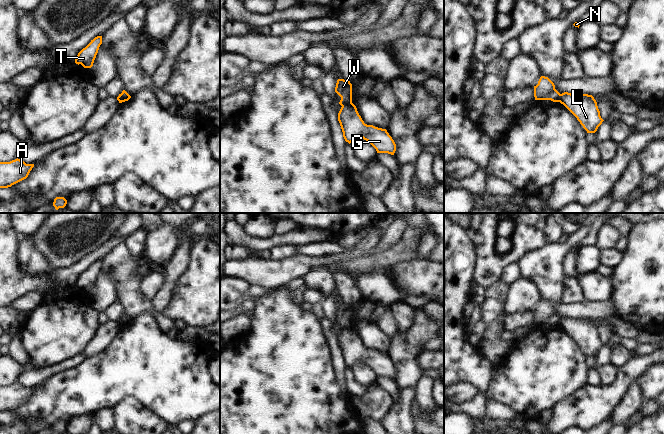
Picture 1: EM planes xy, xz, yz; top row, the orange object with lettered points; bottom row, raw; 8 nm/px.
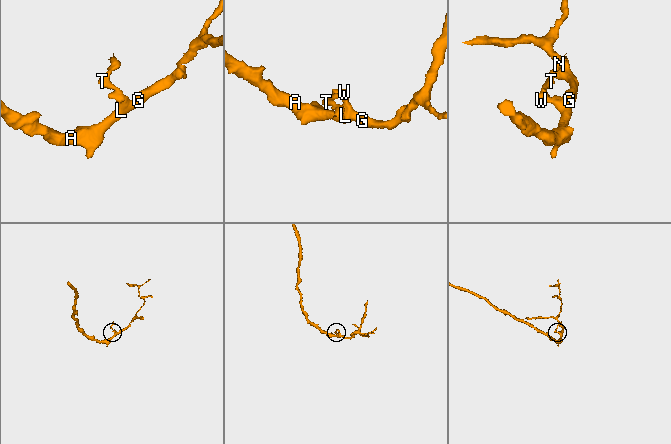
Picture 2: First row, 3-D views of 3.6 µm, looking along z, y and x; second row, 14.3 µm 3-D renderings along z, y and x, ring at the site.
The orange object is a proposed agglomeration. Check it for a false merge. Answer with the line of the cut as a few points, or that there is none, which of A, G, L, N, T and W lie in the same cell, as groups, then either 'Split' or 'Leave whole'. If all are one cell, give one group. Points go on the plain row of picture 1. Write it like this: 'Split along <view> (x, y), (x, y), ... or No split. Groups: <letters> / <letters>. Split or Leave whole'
Split along xz (351, 326), (342, 330). Groups: A G L / N T W. Split

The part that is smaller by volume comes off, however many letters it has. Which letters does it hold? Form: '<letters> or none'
N, T, W

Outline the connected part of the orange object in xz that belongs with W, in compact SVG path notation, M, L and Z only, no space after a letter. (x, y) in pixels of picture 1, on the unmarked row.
M338 303L335 316L341 321L339 328L341 330L352 327L352 308L350 305Z

